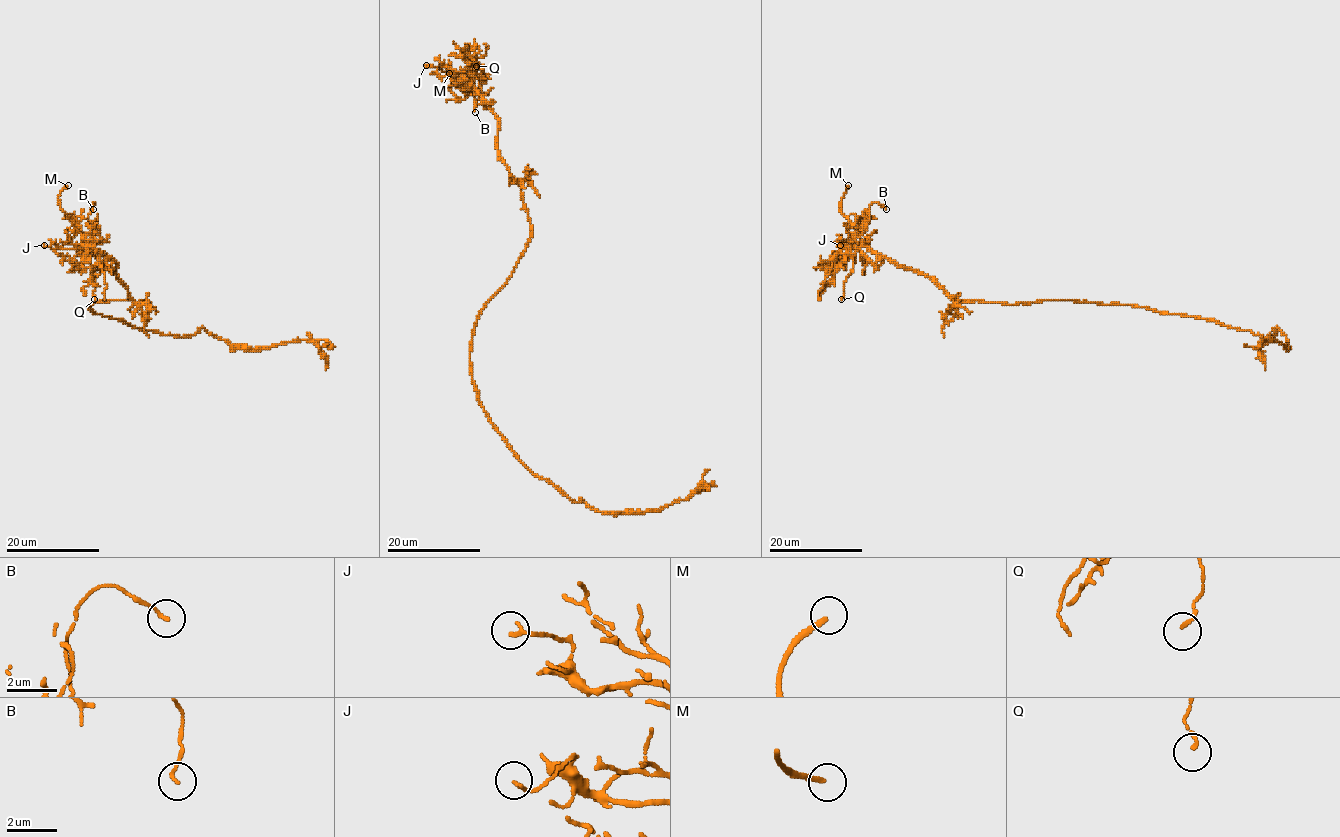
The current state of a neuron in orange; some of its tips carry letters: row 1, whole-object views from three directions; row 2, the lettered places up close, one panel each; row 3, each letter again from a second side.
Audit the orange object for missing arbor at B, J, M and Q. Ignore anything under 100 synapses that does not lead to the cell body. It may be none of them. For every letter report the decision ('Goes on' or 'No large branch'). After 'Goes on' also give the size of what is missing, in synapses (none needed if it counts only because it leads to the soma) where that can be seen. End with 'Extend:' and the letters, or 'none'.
B: No large branch
J: No large branch
M: Goes on
Q: No large branch
Extend: M

